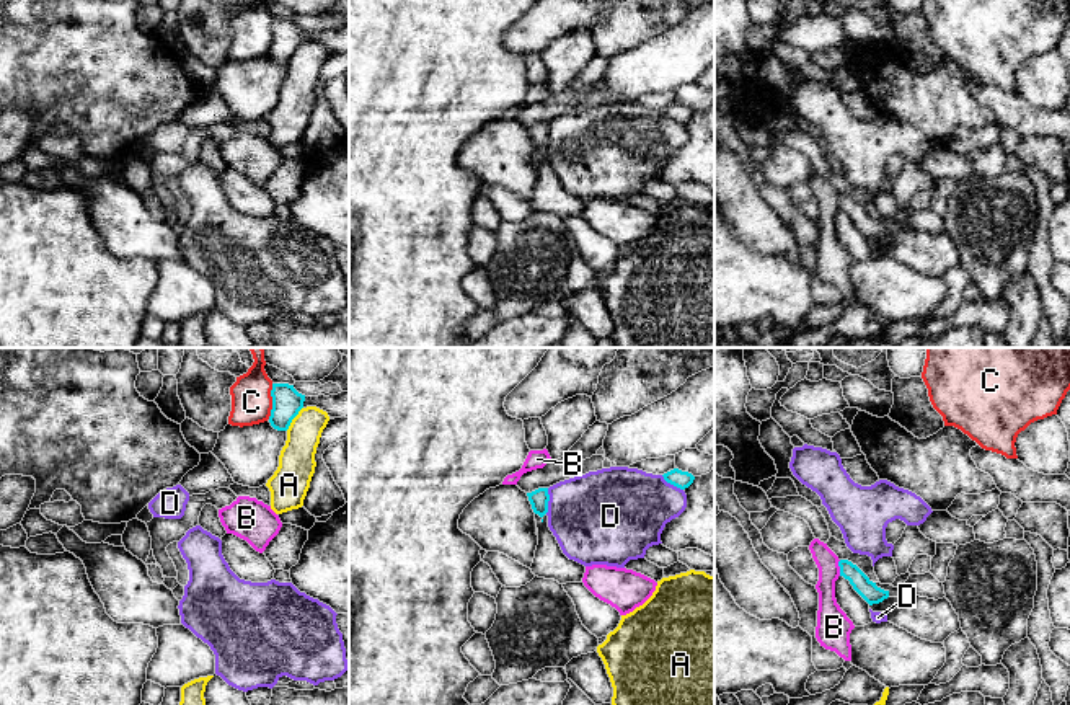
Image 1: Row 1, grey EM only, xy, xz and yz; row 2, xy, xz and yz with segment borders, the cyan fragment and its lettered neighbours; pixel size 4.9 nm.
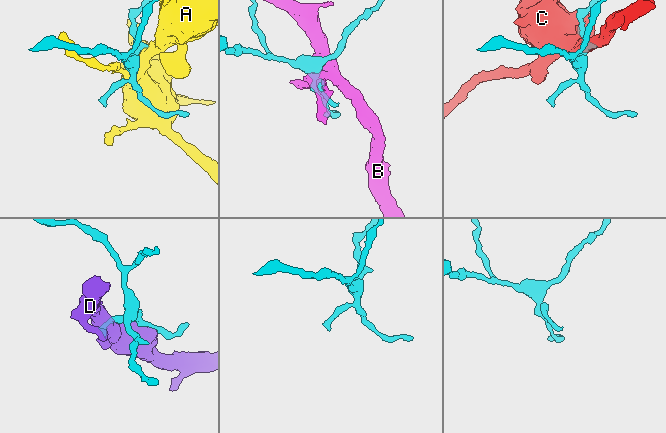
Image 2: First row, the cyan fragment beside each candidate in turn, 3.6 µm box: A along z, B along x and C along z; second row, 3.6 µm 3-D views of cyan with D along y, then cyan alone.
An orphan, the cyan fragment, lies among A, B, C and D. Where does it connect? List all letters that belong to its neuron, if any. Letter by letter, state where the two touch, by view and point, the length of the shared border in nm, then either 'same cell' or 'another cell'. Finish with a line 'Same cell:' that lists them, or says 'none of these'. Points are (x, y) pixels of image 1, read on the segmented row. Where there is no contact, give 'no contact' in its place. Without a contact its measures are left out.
A: meets cyan in xy at (294, 416); contact 150 nm long; another cell
B: meets cyan in yz at (840, 568); contact 80 nm long; another cell
C: meets cyan in xy at (273, 402); contact 180 nm long; another cell
D: meets cyan in xz at (548, 500); contact 130 nm long; another cell
Same cell: none of these

